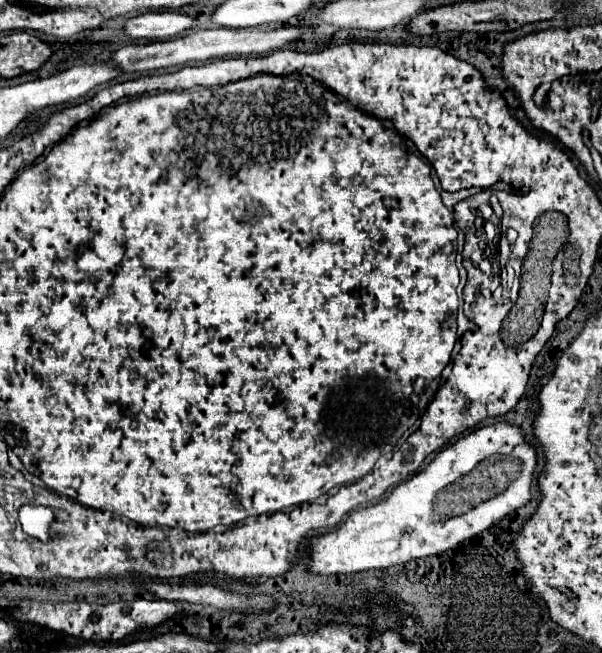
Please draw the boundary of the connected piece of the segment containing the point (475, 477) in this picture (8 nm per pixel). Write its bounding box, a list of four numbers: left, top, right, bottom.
[310,422,536,574]

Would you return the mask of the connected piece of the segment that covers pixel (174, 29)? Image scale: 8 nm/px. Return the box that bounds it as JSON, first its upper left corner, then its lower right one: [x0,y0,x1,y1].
[124,10,194,40]

